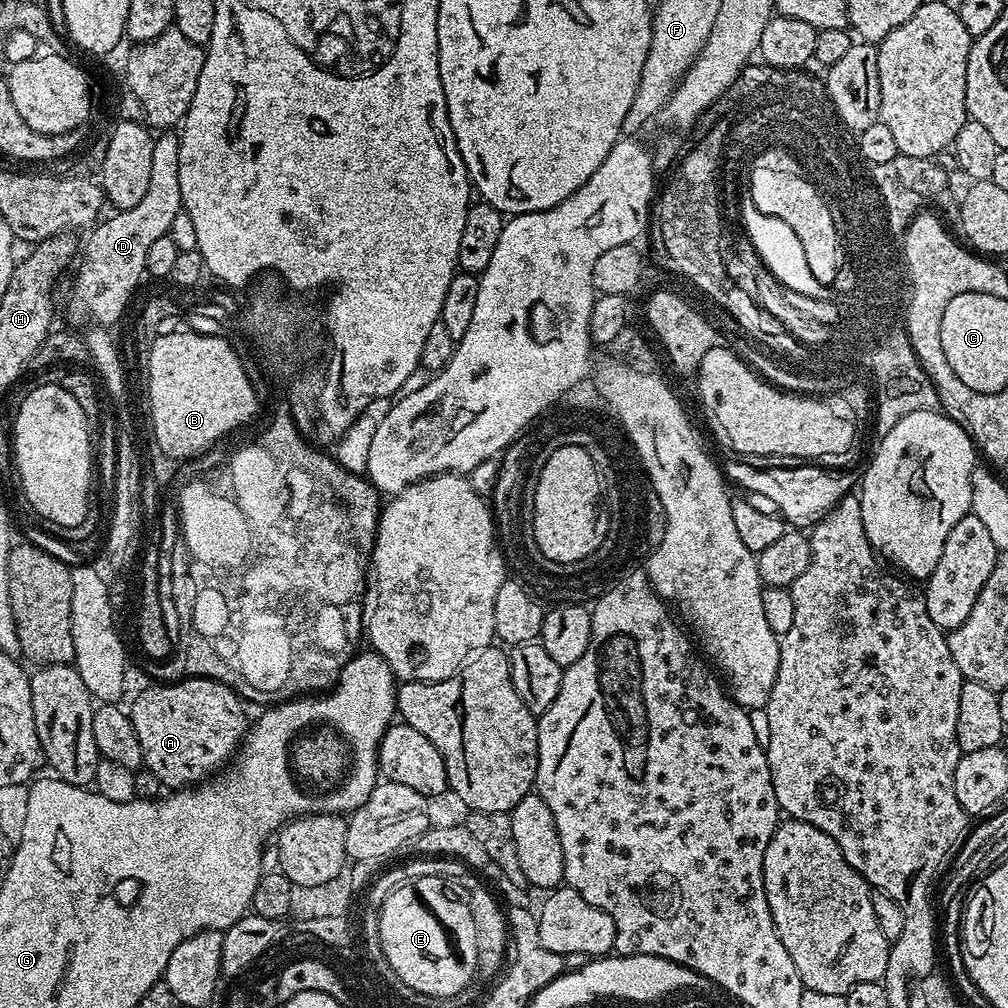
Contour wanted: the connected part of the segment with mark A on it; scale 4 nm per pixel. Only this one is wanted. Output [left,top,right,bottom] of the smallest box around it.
[130,676,250,790]

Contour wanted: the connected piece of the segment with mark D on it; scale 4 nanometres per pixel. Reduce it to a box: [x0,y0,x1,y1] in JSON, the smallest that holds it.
[70,130,184,326]

